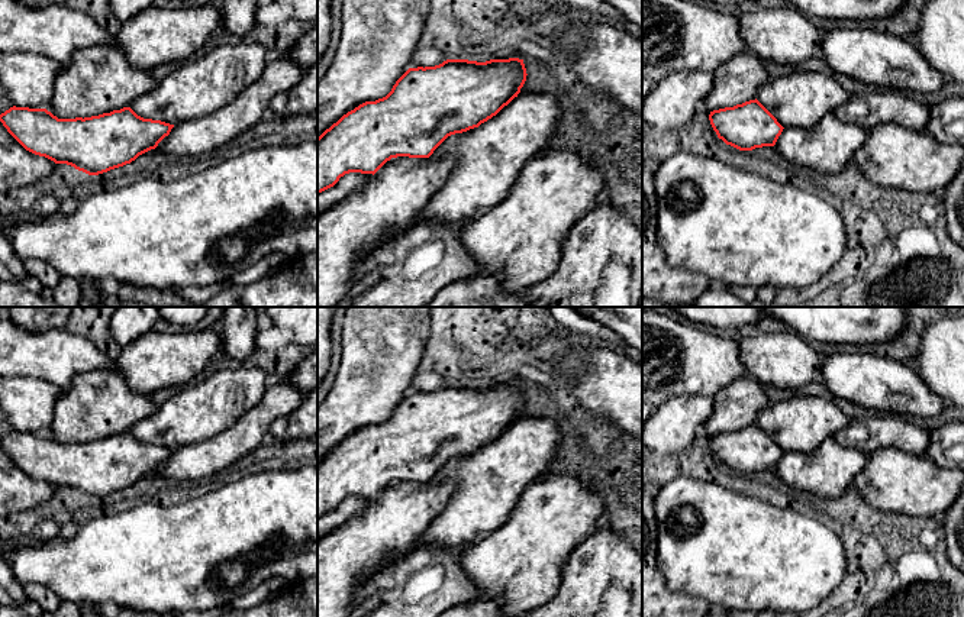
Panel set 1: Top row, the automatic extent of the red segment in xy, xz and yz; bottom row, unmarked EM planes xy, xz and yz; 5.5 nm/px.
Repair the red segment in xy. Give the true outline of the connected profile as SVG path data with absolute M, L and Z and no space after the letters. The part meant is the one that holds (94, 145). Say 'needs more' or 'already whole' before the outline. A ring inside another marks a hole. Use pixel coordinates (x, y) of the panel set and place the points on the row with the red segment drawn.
already whole | M10 107L0 114L7 132L29 152L55 164L67 164L88 175L99 175L135 161L155 149L174 125L144 119L130 107L91 117L58 119L46 109Z

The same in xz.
already whole | M519 58L486 62L446 59L435 67L409 68L386 97L360 104L317 138L317 194L349 172L374 175L391 158L429 158L448 136L478 127L496 116L518 97L526 75L523 59Z

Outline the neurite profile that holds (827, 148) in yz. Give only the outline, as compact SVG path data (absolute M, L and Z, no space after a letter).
M828 113L813 127L784 127L774 148L793 172L838 174L865 143L868 132Z

